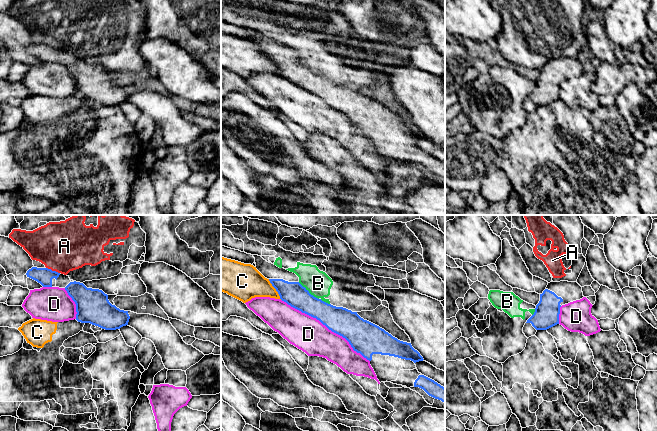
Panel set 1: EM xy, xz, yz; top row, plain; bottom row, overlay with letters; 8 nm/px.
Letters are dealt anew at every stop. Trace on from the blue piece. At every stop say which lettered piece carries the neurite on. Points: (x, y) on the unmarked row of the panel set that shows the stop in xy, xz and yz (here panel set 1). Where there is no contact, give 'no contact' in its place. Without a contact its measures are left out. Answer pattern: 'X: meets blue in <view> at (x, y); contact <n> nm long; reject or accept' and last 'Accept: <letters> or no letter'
A: meets blue in xy at (53, 47); contact 120 nm long; reject
B: meets blue in xz at (308, 67); contact 220 nm long; reject
C: meets blue in xz at (275, 64); contact 200 nm long; reject
D: meets blue in xz at (326, 102); contact 850 nm long; reject
Accept: no letter

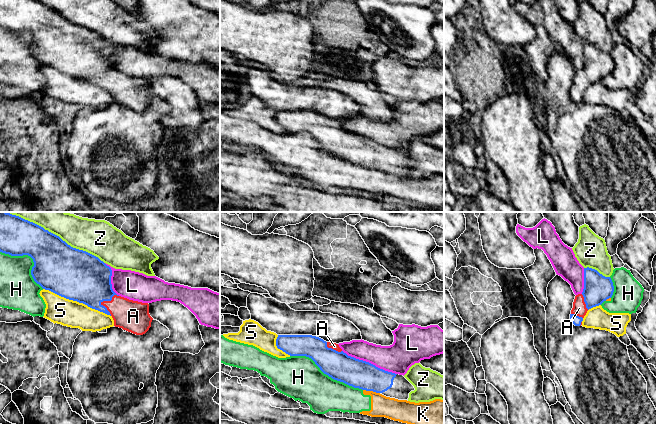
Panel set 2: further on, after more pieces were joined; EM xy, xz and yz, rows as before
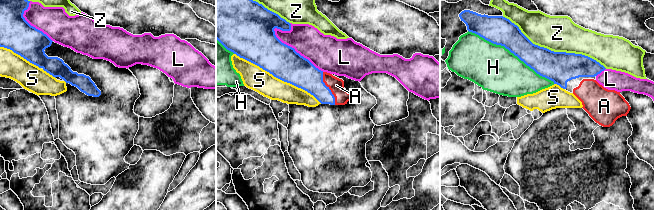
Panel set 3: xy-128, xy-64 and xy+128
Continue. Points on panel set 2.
A: meets blue in xy at (104, 76); contact 180 nm long; accept
H: meets blue in xz at (326, 150); contact 650 nm long; reject
K: meets blue in xz at (371, 166); contact 140 nm long; reject
L: meets blue in xz at (368, 138); contact 480 nm long; reject
S: meets blue in xy at (77, 77); contact 600 nm long; reject
Z: meets blue in xy at (69, 21); contact 650 nm long; reject
Accept: A

